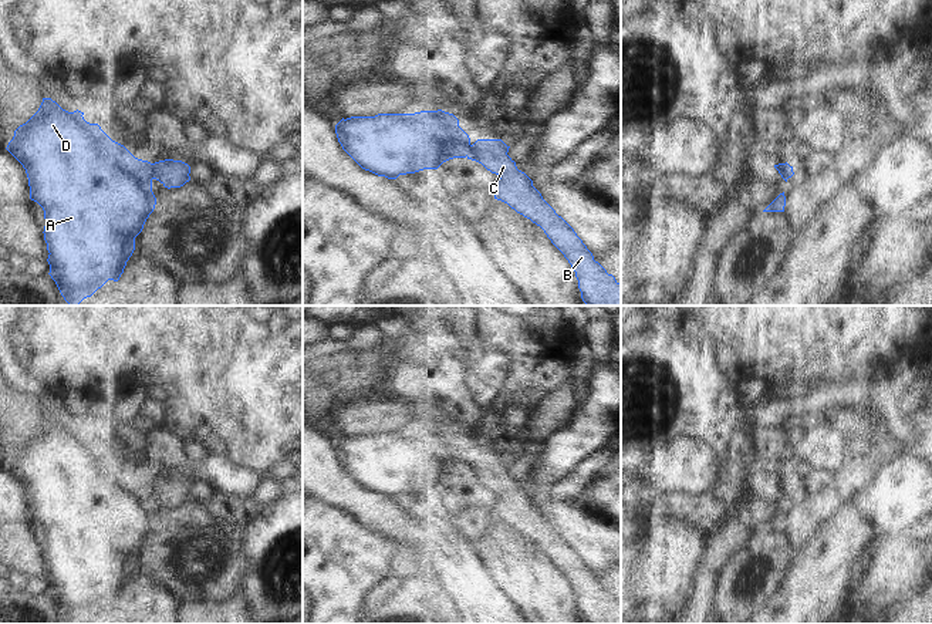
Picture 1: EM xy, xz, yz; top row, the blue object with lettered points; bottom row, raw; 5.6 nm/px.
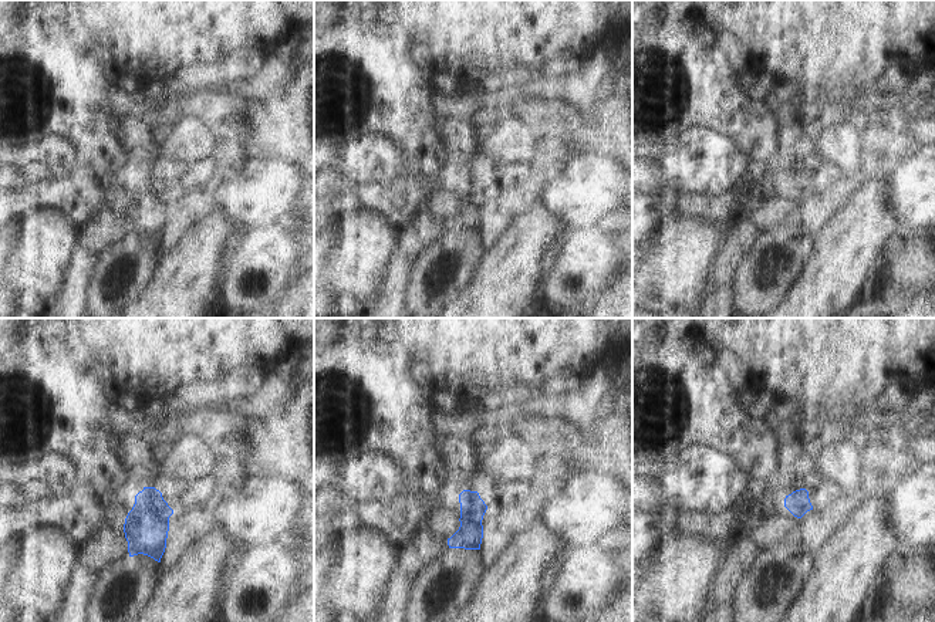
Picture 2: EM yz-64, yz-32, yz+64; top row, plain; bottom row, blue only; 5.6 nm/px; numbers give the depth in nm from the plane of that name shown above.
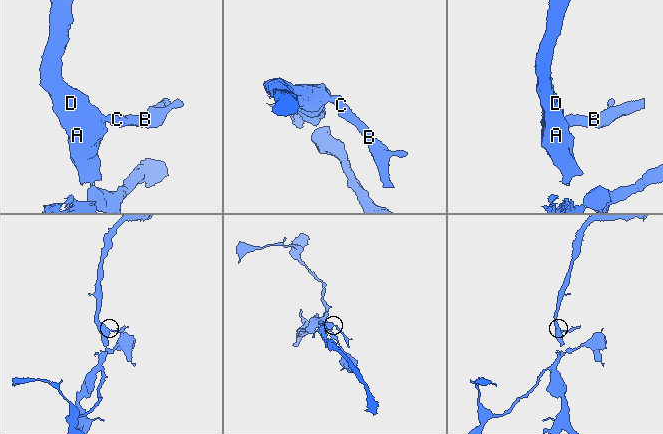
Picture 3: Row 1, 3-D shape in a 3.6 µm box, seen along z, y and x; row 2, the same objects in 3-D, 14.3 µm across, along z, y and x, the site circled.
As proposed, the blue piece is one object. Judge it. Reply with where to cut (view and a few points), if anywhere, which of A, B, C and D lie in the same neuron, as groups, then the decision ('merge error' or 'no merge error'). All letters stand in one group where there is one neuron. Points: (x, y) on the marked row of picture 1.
cut in xy along (149, 164), (154, 178); A D / B C; merge error

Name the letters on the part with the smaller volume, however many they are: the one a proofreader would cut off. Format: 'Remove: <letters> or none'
Remove: B, C

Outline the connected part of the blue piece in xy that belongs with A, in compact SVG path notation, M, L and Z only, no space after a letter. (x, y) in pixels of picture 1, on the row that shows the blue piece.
M43 98L38 111L14 131L7 151L23 165L28 178L30 199L44 210L44 240L50 276L70 306L91 297L108 280L118 281L135 250L135 237L153 212L151 162L135 158L124 145L112 141L98 124L84 119L84 112L68 112L51 98Z

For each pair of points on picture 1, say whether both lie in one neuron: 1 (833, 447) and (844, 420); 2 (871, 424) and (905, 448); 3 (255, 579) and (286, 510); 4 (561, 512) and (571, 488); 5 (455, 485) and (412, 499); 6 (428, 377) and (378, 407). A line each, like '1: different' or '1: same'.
1: different
2: same
3: same
4: different
5: same
6: different

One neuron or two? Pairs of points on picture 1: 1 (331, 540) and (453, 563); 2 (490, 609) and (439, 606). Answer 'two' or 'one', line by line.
1: two
2: two

